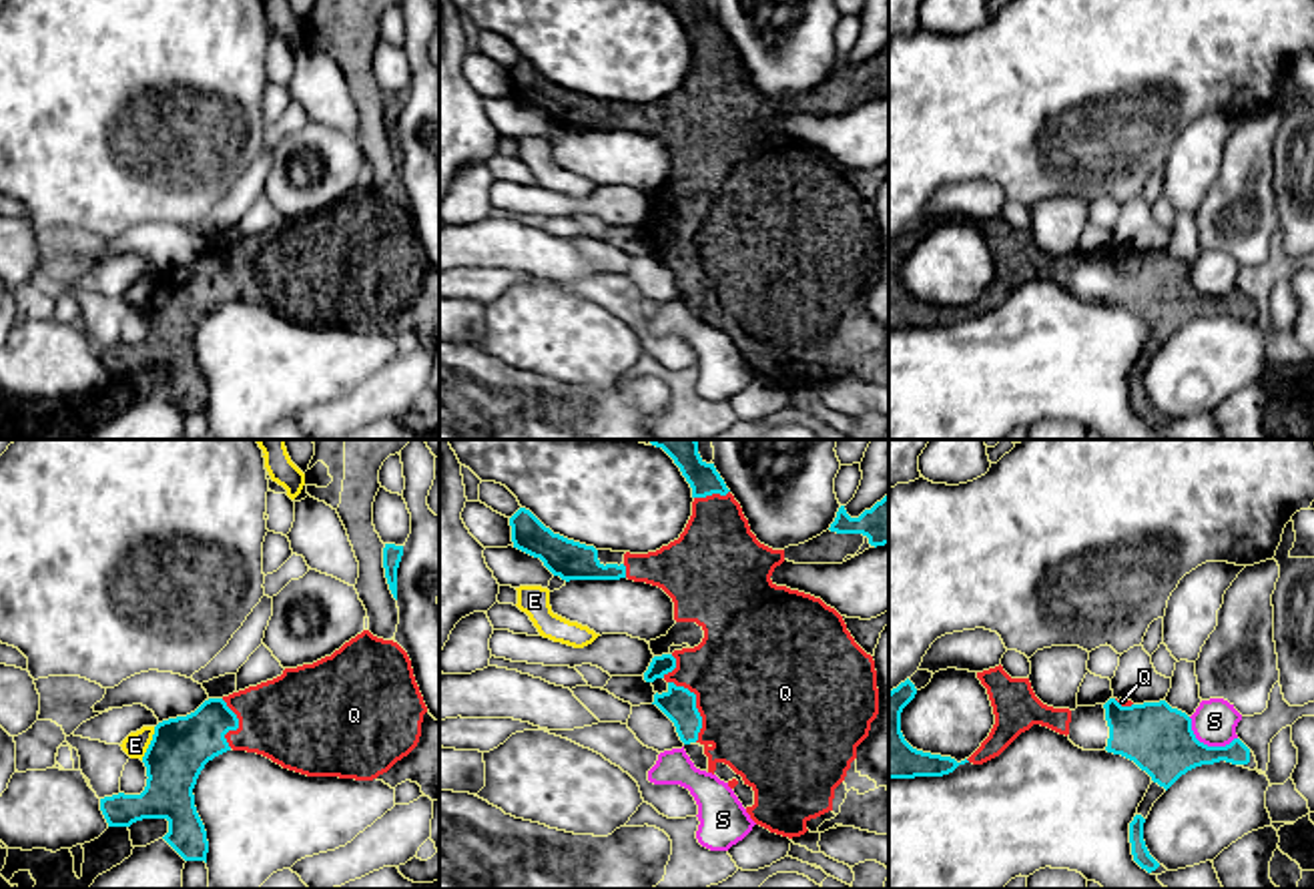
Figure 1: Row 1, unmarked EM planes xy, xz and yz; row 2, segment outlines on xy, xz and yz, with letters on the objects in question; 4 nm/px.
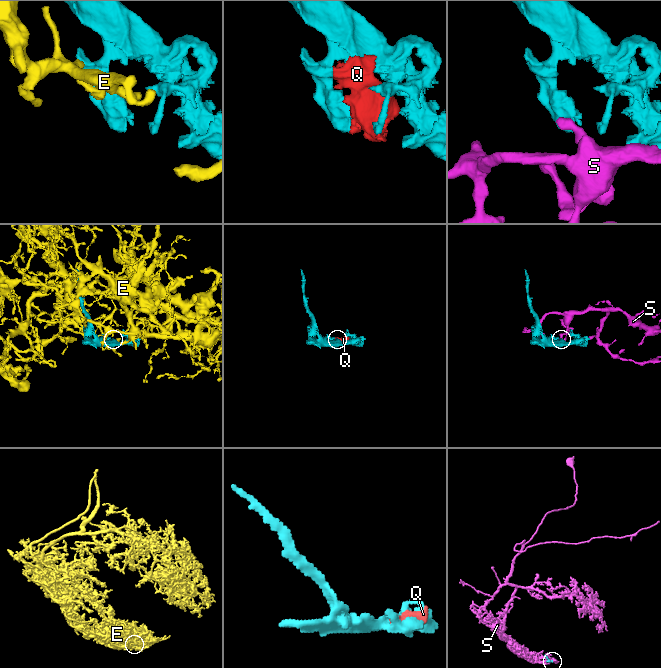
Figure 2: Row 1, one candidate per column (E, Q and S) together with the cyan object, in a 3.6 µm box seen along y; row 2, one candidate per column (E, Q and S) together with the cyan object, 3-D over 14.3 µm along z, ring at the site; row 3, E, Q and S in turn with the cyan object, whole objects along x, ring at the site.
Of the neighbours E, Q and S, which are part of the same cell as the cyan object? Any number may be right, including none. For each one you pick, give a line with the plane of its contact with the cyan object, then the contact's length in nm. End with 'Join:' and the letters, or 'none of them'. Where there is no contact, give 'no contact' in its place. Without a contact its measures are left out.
Q: xz | 280 nm
Join: Q

